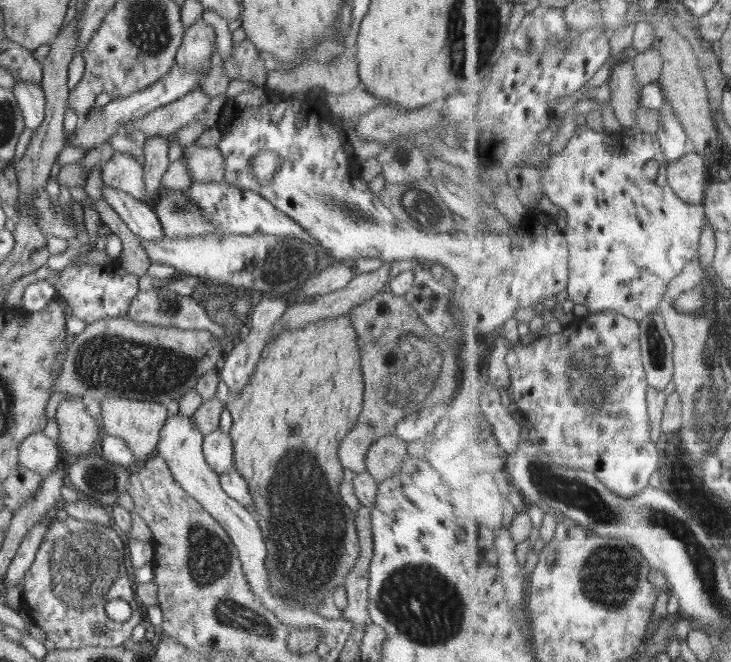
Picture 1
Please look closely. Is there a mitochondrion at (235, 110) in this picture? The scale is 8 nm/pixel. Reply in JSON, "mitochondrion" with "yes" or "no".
{"mitochondrion":"no"}

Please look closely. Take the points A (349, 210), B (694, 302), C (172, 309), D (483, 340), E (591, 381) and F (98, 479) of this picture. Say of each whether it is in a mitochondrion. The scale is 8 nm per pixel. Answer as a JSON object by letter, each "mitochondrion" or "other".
{"A":"mitochondrion","B":"mitochondrion","C":"mitochondrion","D":"other","E":"mitochondrion","F":"mitochondrion"}

